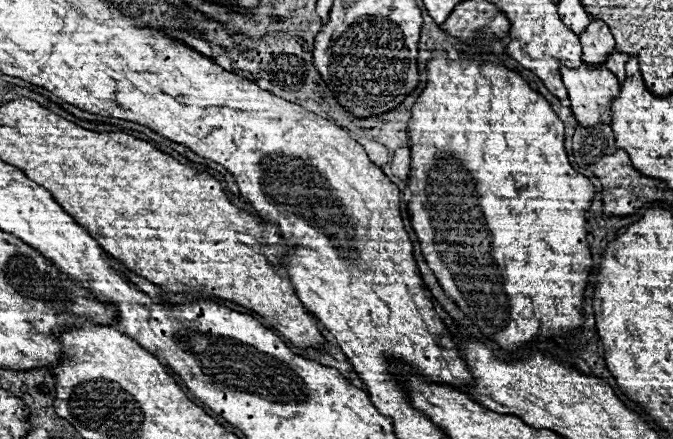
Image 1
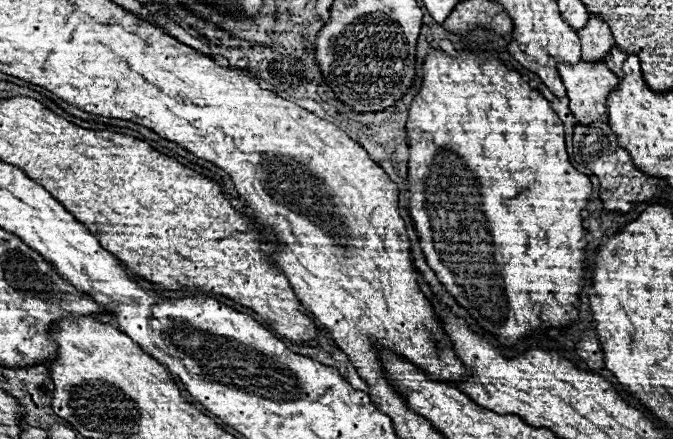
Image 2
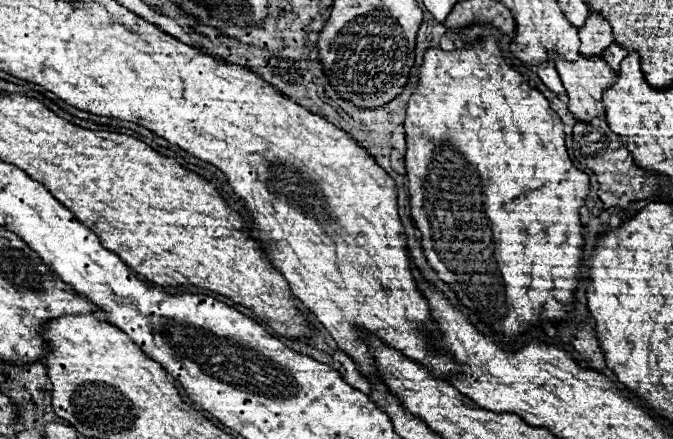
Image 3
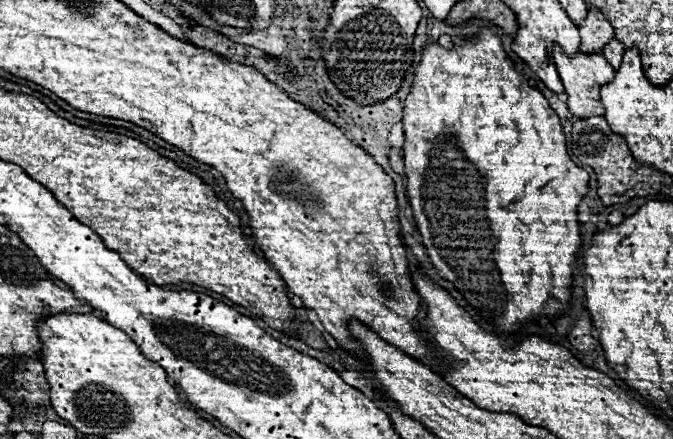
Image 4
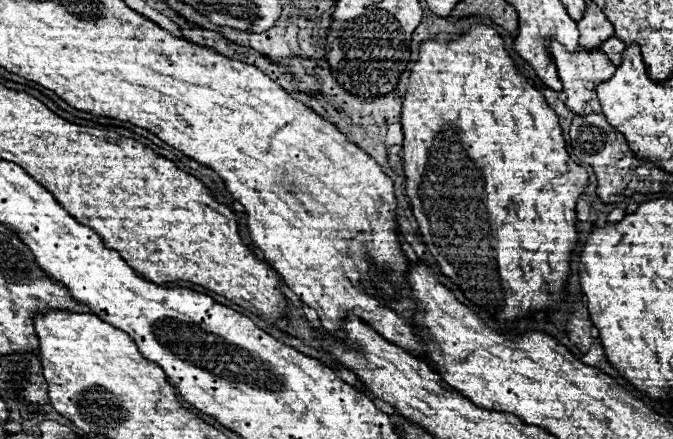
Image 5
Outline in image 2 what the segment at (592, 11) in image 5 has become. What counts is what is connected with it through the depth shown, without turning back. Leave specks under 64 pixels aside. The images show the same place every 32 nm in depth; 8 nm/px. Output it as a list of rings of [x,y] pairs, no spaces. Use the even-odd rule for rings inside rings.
[[[590,16],[588,24],[578,32],[578,36],[582,42],[582,60],[602,60],[610,46],[614,46],[610,26],[598,16]]]

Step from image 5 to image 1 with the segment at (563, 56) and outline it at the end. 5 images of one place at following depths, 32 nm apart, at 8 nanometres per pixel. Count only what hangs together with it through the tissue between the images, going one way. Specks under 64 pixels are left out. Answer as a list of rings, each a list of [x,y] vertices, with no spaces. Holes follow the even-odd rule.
[[[604,64],[578,68],[560,66],[564,86],[568,88],[570,108],[582,126],[594,126],[598,122],[610,124],[610,100],[618,94],[618,78],[606,70]]]

